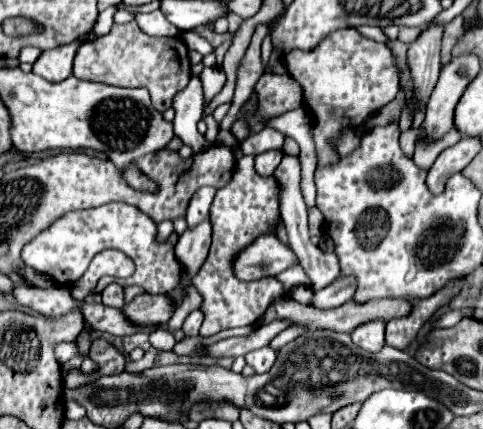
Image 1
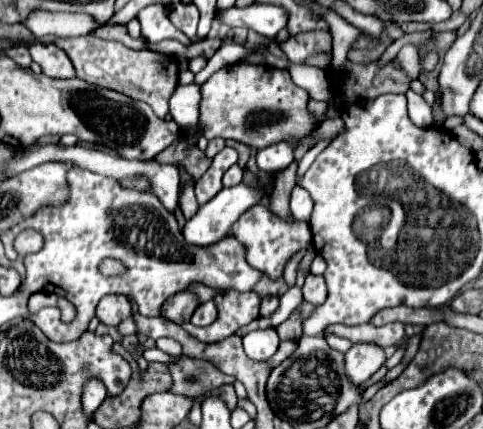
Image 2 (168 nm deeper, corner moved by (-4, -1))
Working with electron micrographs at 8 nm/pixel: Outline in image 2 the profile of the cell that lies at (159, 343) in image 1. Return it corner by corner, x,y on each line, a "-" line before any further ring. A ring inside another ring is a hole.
164,337
164,339
158,339
158,341
156,341
156,347
158,347
160,351
164,351
164,353
172,355
172,357
178,357
178,355
182,353
182,347
180,347
180,343
178,343
178,341
174,341
174,339
168,339
168,337

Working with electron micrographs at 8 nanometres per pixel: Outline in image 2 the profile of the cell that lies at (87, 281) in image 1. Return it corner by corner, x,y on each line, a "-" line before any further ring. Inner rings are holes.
104,259
100,263
100,273
104,273
104,275
120,275
120,273
124,273
124,265
120,265
118,261
112,261
112,259

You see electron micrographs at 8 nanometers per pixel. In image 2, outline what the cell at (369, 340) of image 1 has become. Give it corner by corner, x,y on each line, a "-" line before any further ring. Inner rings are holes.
354,343
346,353
346,373
354,383
370,379
386,363
386,353
380,345

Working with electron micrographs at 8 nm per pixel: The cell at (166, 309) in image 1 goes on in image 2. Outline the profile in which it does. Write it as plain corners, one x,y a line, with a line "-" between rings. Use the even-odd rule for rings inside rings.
184,291
184,293
176,293
176,297
168,297
168,301
164,301
164,309
160,309
160,315
164,319
170,319
178,325
188,323
194,309
198,307
198,301
192,293

